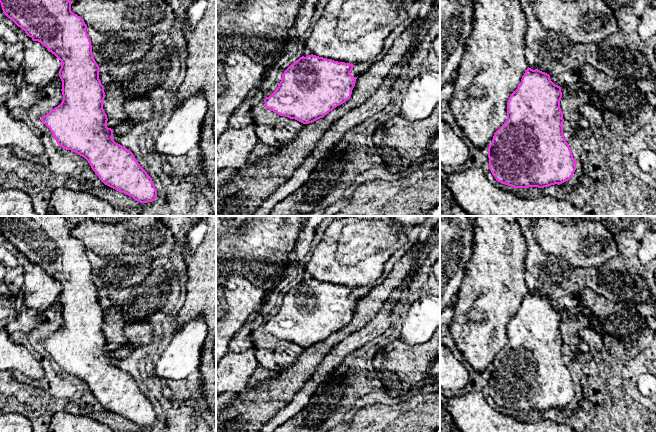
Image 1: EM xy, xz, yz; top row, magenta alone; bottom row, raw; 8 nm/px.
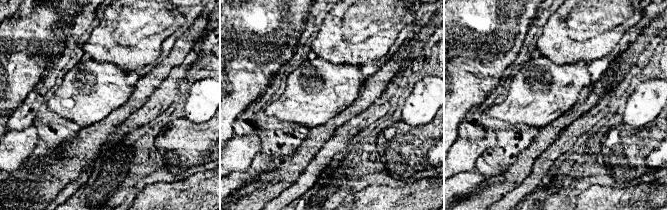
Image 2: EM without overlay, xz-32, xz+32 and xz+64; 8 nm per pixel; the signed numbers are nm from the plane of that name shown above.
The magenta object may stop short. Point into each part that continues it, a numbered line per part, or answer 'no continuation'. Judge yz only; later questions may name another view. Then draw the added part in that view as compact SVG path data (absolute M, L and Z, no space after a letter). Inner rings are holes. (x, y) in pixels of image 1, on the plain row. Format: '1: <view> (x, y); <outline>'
no continuation

